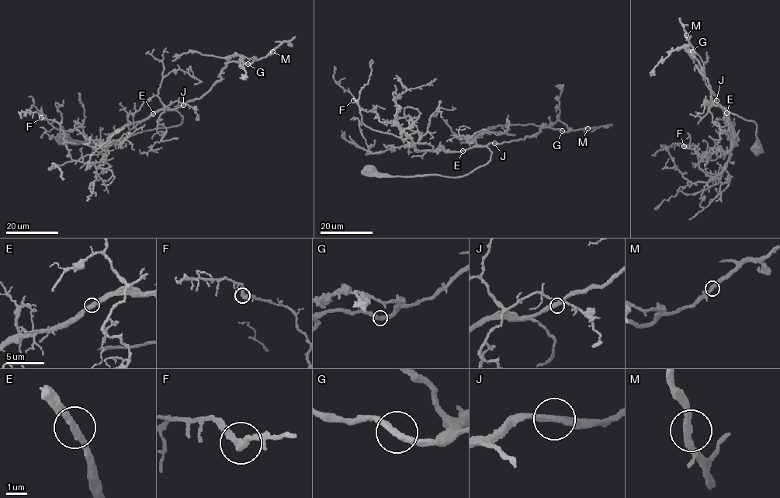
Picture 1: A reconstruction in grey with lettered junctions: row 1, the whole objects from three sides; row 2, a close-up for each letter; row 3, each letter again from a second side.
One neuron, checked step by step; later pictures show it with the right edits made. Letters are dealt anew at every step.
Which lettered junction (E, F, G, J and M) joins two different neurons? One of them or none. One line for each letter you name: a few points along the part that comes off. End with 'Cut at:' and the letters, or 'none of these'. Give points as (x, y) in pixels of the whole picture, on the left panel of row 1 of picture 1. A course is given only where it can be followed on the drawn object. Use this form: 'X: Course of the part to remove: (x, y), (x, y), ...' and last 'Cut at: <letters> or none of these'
Cut at: none of these

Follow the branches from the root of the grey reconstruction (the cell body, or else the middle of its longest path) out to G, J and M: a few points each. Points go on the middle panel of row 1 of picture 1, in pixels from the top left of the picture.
G: (371, 172), (465, 175), (490, 160), (490, 143), (522, 140), (545, 127), (562, 130)
J: (371, 172), (378, 176), (465, 175), (490, 160), (491, 151), (486, 146), (494, 143)
M: (371, 172), (459, 177), (490, 160), (490, 143), (522, 140), (545, 127), (587, 128)

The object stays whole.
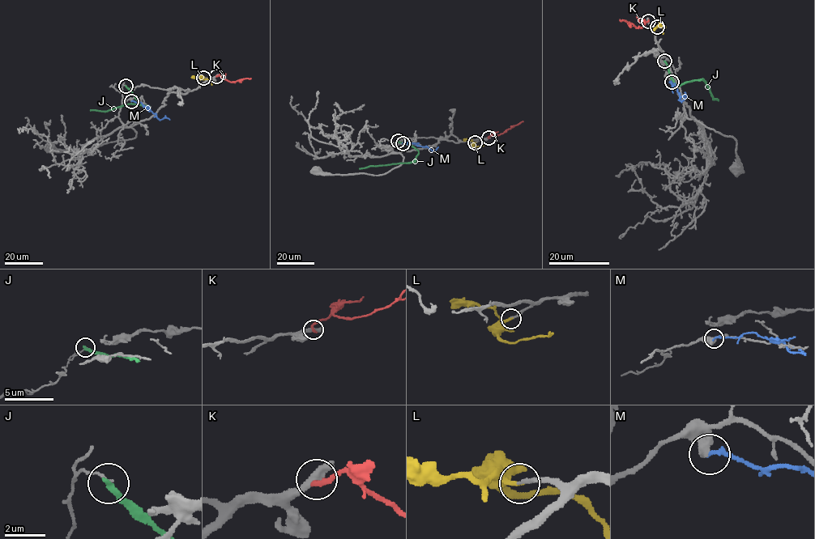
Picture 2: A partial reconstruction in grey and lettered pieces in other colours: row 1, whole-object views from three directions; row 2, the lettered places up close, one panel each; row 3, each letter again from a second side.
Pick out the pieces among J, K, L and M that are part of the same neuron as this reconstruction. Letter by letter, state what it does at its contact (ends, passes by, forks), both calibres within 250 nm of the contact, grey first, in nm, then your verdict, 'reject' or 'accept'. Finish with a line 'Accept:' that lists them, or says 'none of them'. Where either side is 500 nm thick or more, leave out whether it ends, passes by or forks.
J: it ends; calibres 100 and 280 nm; reject
K: calibres 500 and 300 nm; reject
L: it ends; calibres 190 and 240 nm; accept
M: calibres 550 and 200 nm; reject
Accept: L

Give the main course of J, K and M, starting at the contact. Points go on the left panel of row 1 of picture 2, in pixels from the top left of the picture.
J: (125, 86), (142, 105), (149, 106), (125, 104), (106, 111), (90, 110)
K: (216, 76), (232, 82), (250, 78)
M: (131, 101), (140, 102), (160, 120), (169, 119)

